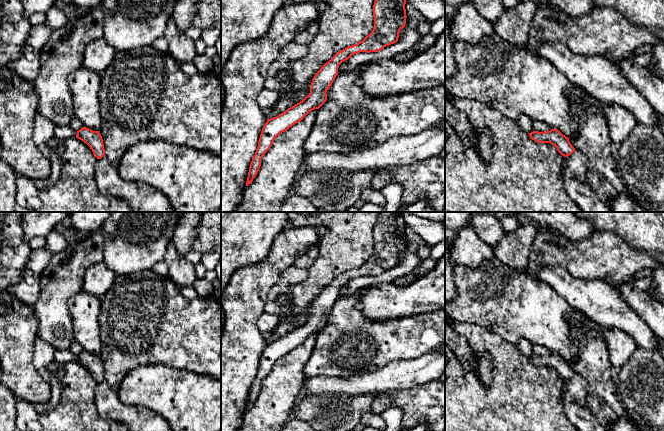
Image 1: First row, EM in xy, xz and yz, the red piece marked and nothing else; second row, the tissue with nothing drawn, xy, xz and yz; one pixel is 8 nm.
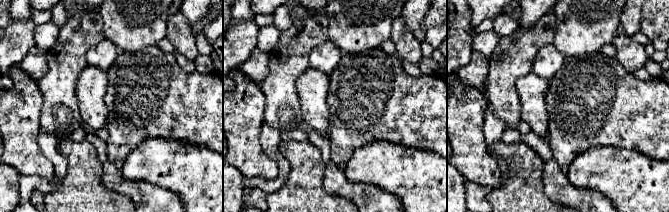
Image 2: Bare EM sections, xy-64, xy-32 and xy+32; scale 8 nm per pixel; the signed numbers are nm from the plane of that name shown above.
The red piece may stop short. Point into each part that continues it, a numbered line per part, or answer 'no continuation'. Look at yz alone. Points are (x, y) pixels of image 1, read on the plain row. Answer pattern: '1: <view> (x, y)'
no continuation

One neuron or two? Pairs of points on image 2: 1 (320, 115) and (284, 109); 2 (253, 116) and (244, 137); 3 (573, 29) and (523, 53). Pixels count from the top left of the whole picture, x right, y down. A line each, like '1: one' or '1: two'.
1: two
2: one
3: two

